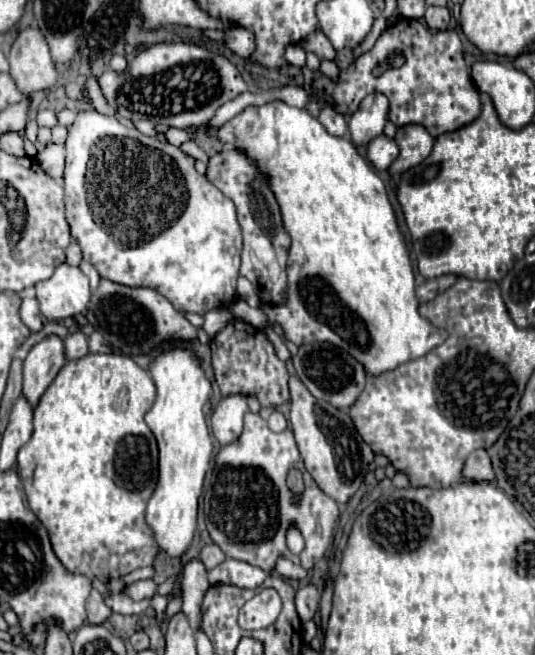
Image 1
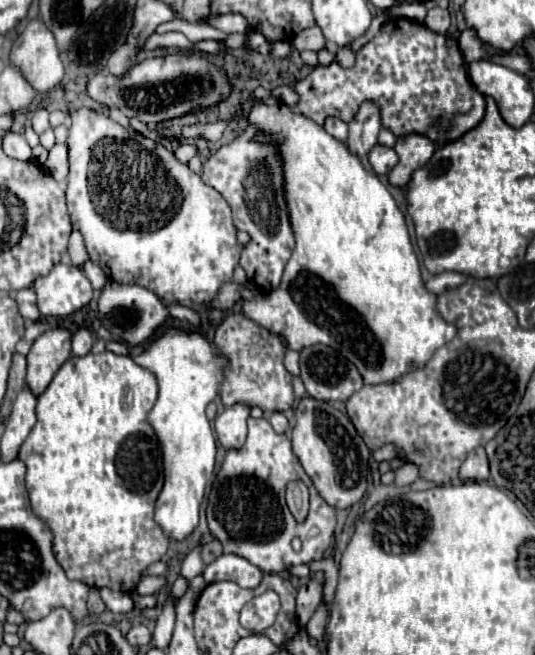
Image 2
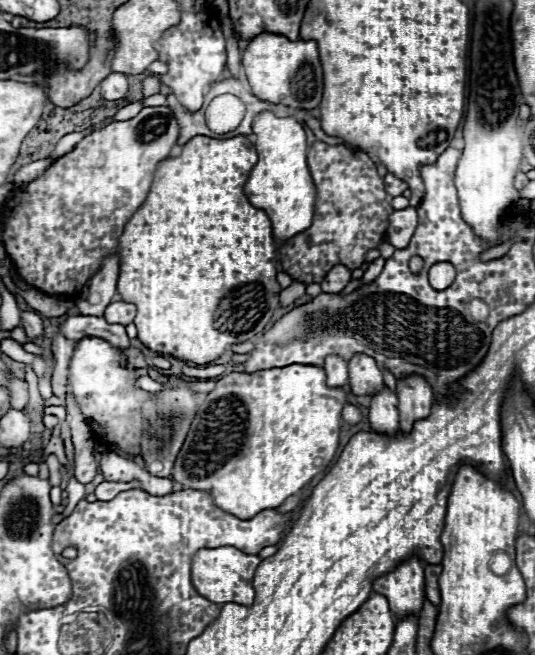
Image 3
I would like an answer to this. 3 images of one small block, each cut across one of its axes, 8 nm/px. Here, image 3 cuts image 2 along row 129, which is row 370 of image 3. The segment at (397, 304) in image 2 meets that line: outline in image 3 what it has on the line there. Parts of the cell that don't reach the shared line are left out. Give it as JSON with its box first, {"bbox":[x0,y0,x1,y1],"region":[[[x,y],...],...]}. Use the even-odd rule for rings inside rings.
{"bbox":[172,366,346,520],"region":[[[284,366],[258,370],[252,374],[232,372],[216,382],[216,388],[202,402],[188,440],[184,442],[172,478],[184,488],[212,494],[214,504],[242,520],[250,520],[262,510],[278,508],[288,496],[296,494],[334,458],[340,434],[340,412],[346,402],[342,388],[328,388],[324,368]]]}

